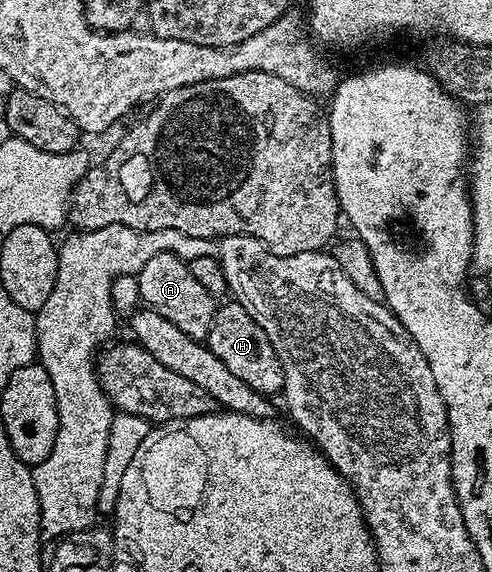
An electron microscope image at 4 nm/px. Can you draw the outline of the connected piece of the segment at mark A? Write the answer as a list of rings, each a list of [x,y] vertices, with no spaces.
[[[171,252],[156,254],[156,258],[148,258],[148,262],[144,262],[137,278],[142,304],[149,311],[168,318],[172,326],[180,326],[180,330],[184,330],[184,334],[193,340],[205,341],[206,335],[212,330],[216,300],[208,294],[208,290],[204,290],[204,286],[200,286],[200,282],[196,282],[196,278],[192,278],[192,270],[187,261]]]

